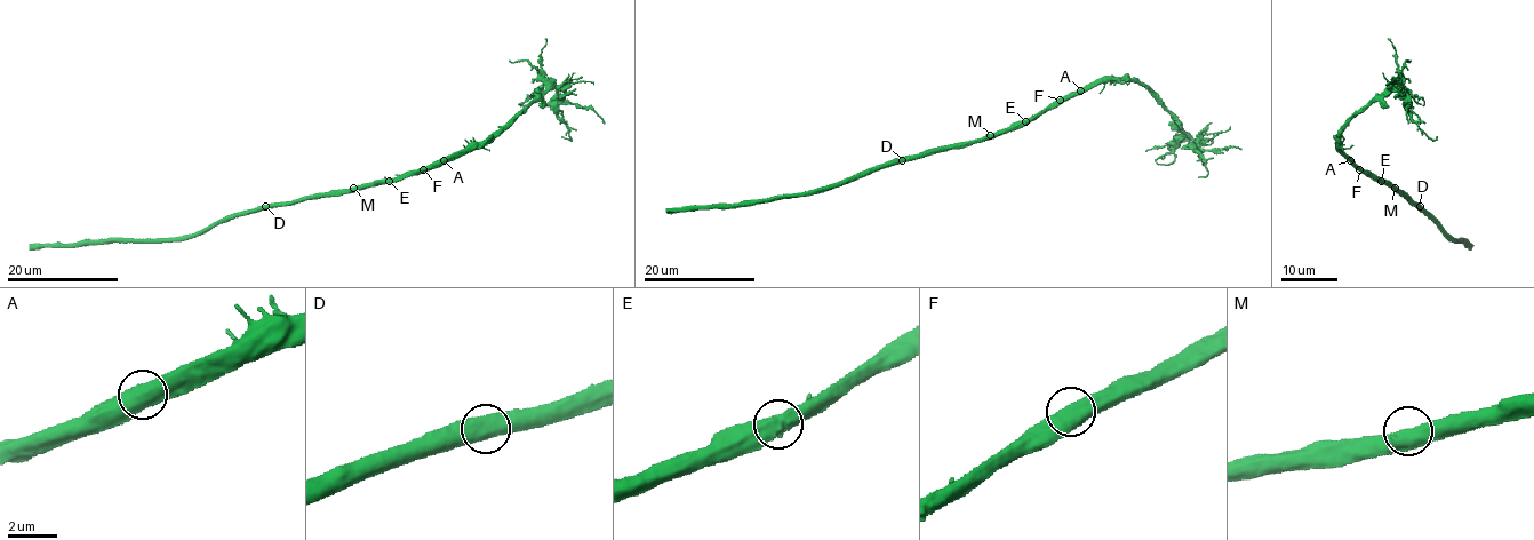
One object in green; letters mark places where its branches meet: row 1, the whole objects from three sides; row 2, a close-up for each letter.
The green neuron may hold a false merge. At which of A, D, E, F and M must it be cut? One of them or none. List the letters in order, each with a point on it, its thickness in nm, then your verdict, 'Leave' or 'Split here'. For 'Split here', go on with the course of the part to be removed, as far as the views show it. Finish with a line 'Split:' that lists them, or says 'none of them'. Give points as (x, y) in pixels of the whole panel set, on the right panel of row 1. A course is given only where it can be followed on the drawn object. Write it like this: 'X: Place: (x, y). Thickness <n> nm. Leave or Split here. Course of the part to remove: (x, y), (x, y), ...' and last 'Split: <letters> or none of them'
A: Place: (1350, 160). Thickness 550 nm. Leave
D: Place: (1420, 206). Thickness 600 nm. Leave
E: Place: (1381, 181). Thickness 600 nm. Leave
F: Place: (1359, 169). Thickness 600 nm. Leave
M: Place: (1395, 188). Thickness 600 nm. Leave
Split: none of them

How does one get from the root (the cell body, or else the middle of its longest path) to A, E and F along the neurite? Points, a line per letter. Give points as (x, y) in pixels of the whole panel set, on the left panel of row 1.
A: (353, 189), (420, 174), (444, 160)
E: (353, 189), (389, 181)
F: (353, 189), (416, 175), (423, 169)

